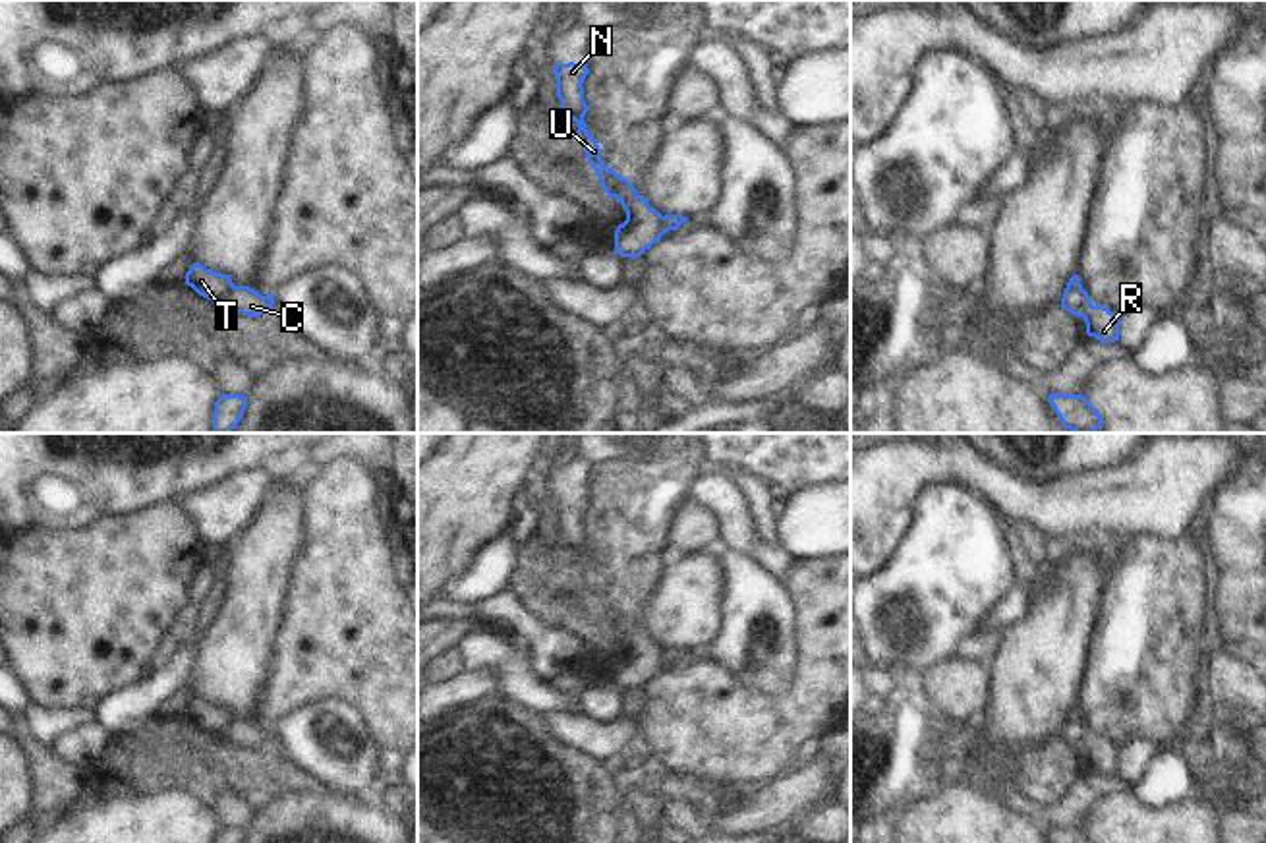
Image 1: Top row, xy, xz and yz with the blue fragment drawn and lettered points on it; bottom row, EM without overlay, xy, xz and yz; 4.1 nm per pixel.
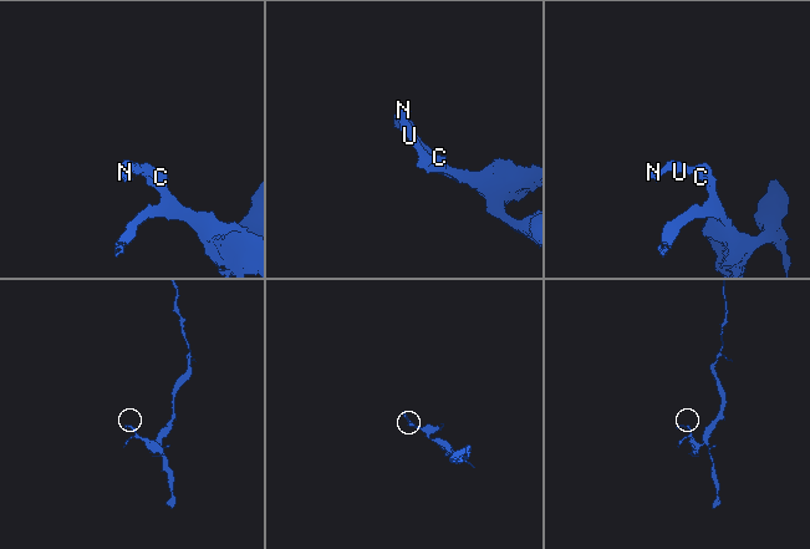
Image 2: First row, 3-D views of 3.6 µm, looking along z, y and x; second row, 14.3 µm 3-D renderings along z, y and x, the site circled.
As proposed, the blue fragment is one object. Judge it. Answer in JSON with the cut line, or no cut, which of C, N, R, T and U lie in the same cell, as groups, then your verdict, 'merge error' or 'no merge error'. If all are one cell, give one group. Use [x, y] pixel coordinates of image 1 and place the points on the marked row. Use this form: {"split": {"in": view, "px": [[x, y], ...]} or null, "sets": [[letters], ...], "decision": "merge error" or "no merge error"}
{"split": {"in": "xy", "px": [[232, 285], [221, 302]]}, "sets": [["C", "R"], ["N", "T", "U"]], "decision": "merge error"}

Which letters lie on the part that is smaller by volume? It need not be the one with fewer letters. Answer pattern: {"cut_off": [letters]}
{"cut_off": ["N", "T", "U"]}

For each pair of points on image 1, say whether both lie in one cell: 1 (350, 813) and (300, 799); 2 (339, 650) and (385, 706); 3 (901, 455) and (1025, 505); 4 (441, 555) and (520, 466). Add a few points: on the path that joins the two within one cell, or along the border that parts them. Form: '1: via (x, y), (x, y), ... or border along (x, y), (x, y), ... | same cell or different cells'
1: via (339, 813), (312, 801) | same cell
2: via (354, 660), (385, 691) | same cell
3: via (932, 463), (959, 463), (994, 482) | same cell
4: via (453, 534), (499, 488) | same cell

